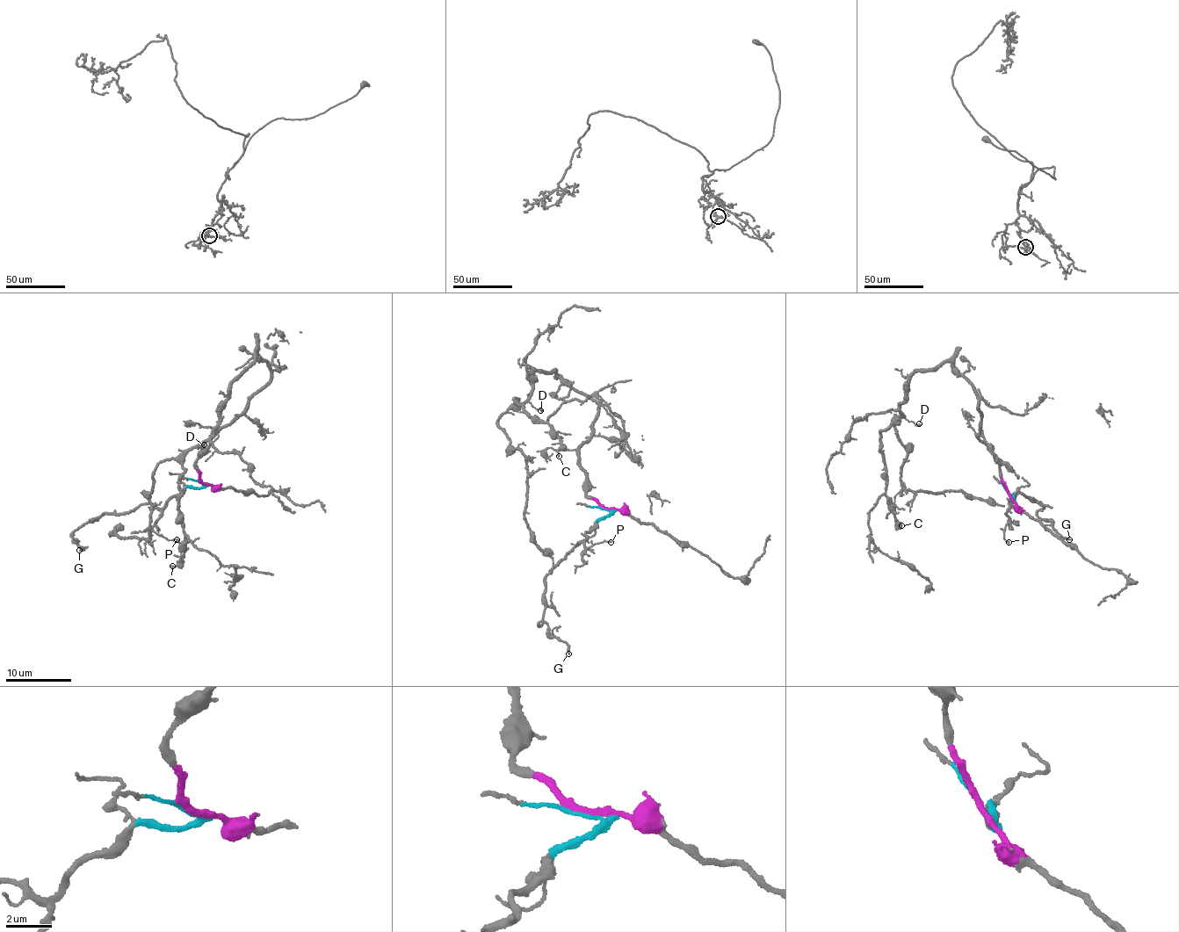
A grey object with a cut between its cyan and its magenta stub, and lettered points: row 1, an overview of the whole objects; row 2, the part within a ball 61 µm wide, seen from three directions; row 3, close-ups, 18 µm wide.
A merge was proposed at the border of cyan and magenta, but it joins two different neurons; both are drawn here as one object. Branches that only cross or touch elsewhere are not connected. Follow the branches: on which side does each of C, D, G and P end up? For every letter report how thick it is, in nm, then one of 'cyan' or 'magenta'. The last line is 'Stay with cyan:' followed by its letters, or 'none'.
C: 130 nm | magenta
D: 130 nm | magenta
G: 180 nm | cyan
P: 130 nm | cyan
Stay with cyan: G, P

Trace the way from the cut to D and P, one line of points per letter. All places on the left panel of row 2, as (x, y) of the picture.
D: (204, 482), (196, 457), (270, 380), (270, 366), (254, 353), (234, 377), (211, 439), (198, 447), (204, 444)
P: (204, 484), (173, 495), (156, 520), (153, 529), (169, 539), (177, 539)

